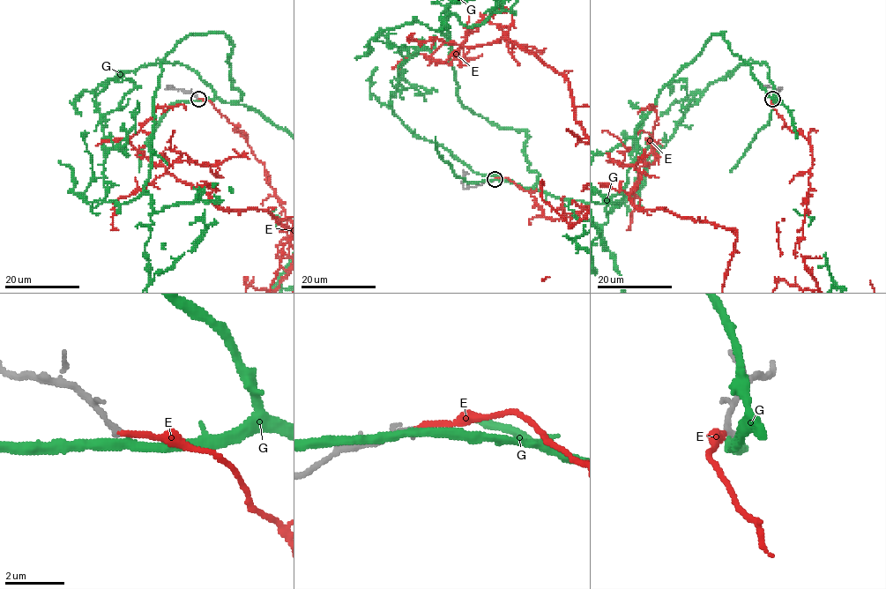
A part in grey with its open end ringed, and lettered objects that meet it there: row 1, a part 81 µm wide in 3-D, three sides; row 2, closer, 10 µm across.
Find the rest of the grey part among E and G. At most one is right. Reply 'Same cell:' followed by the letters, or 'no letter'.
Same cell: E

